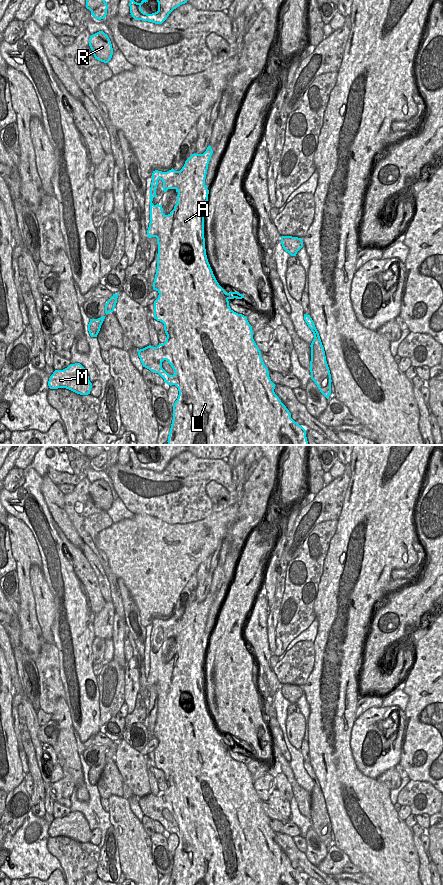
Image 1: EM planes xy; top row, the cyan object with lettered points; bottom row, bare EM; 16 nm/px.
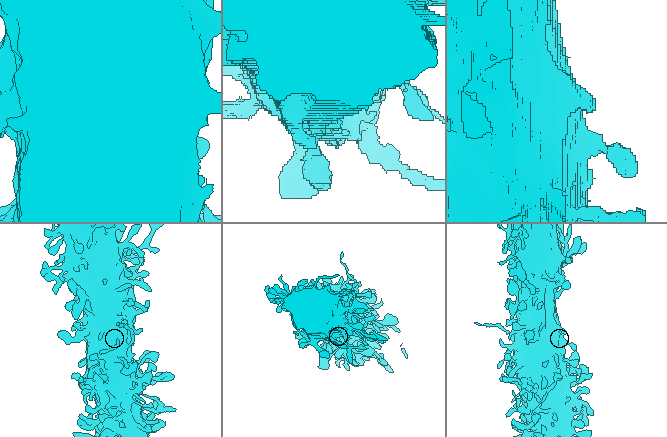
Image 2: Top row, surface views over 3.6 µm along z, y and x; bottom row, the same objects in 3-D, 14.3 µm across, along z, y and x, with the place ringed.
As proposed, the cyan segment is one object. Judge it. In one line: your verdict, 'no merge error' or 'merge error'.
no merge error

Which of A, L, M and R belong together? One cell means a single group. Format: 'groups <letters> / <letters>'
groups A L M R

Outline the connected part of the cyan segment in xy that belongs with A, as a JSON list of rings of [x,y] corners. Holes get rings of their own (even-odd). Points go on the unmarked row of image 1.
[[[209,593],[203,602],[192,602],[186,609],[180,619],[175,619],[173,616],[167,620],[155,618],[152,621],[152,630],[150,635],[150,671],[147,678],[148,686],[156,685],[158,692],[157,702],[157,717],[155,727],[153,730],[153,737],[159,743],[154,749],[154,767],[164,772],[164,778],[167,783],[166,789],[157,795],[151,793],[138,798],[138,804],[143,815],[149,817],[153,821],[158,821],[164,830],[168,833],[175,833],[178,836],[179,843],[173,854],[173,868],[168,885],[306,885],[306,878],[291,866],[291,861],[286,854],[281,850],[279,845],[275,842],[275,832],[269,825],[268,816],[265,814],[262,806],[261,799],[253,787],[252,774],[249,772],[247,765],[234,760],[229,754],[229,747],[242,747],[244,744],[238,740],[226,741],[225,738],[217,730],[210,712],[207,707],[204,686],[204,662],[208,649],[209,638],[205,632],[208,612],[213,602],[213,598]],[[158,628],[163,630],[163,639],[168,637],[175,637],[178,641],[177,651],[174,657],[168,662],[163,661],[162,653],[152,651],[153,646],[157,645],[156,637]],[[166,808],[174,818],[173,823],[169,823],[163,816],[162,810]]]

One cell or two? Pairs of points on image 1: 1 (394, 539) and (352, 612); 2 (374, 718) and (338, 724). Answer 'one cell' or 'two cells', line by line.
1: one cell
2: two cells

